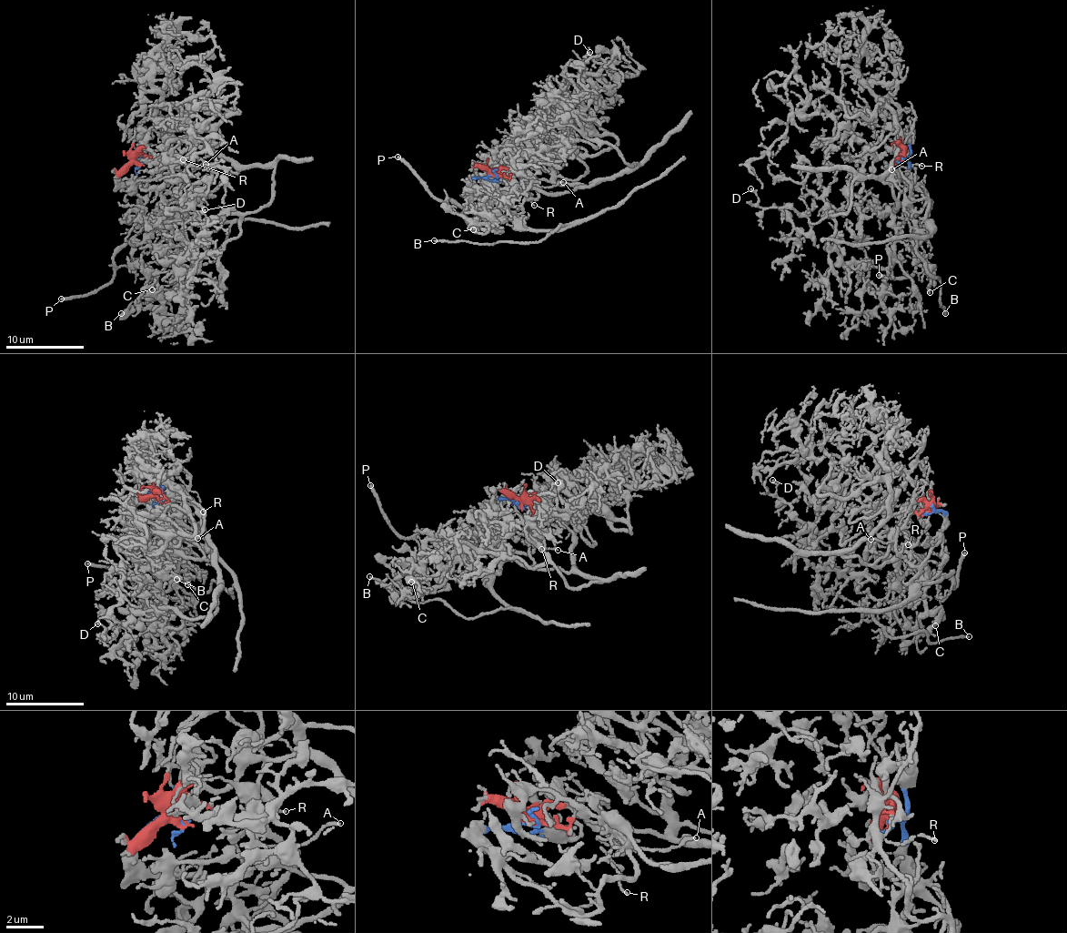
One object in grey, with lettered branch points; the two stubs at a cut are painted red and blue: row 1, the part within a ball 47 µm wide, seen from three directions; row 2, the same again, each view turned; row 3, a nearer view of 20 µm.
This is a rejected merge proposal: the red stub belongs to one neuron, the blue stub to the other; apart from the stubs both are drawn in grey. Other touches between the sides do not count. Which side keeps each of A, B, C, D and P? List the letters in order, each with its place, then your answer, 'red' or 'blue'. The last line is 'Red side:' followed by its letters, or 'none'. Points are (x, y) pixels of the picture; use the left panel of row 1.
A: place (206, 164); red
B: place (121, 313); blue
C: place (152, 289); red
D: place (205, 209); red
P: place (61, 299); blue
Red side: A, C, D

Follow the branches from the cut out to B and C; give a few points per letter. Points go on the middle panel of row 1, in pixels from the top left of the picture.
B: (494, 177), (474, 178), (483, 193), (528, 228), (560, 230), (566, 225), (538, 241), (493, 245), (433, 239)
C: (494, 175), (514, 170), (568, 184), (593, 183), (548, 194), (515, 184), (485, 204), (490, 225), (474, 228)

